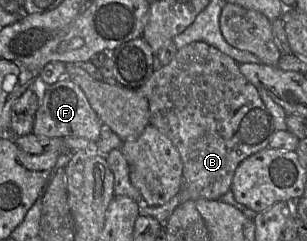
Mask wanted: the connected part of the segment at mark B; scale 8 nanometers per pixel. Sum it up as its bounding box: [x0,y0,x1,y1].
[134,41,276,203]

